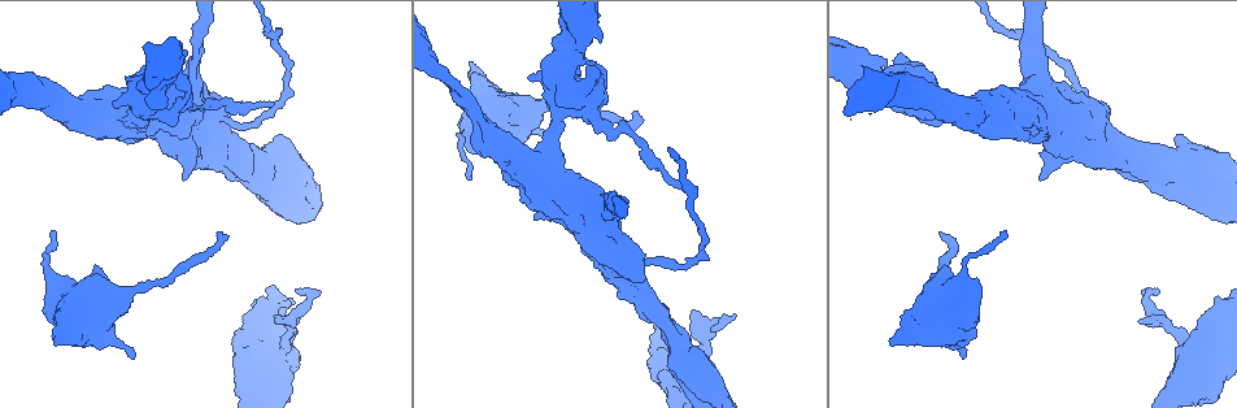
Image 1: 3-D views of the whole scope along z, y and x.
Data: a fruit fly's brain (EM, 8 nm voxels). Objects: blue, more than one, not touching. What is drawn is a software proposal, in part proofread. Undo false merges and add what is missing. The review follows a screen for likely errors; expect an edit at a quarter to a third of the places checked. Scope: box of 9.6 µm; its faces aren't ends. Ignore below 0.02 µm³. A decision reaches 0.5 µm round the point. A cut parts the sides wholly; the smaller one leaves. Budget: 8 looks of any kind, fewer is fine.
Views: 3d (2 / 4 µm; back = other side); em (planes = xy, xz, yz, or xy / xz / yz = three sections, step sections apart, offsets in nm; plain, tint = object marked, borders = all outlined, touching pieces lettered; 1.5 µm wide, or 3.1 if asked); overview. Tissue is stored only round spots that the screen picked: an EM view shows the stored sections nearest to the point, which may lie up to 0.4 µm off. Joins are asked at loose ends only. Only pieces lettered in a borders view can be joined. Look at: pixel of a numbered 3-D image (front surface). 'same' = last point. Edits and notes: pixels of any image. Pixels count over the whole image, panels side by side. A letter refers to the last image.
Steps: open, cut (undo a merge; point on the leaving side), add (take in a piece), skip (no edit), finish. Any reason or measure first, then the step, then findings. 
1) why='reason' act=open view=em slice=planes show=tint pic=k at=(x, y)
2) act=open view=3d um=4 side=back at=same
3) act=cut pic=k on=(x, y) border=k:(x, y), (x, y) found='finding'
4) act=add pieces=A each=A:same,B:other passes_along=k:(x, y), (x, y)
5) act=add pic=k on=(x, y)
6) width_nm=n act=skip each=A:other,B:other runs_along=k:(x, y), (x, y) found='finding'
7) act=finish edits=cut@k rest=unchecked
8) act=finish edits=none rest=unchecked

why='tapers out' act=open view=em slice=planes show=borders pic=1 at=(272, 105)

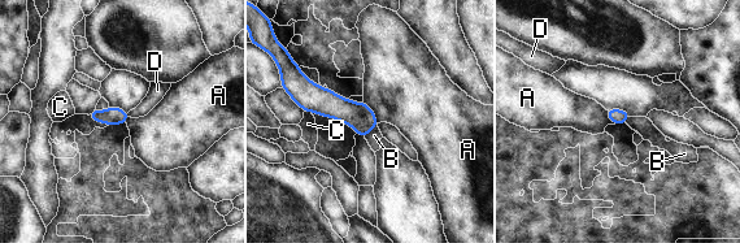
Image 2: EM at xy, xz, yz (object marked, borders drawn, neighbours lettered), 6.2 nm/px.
width_nm=100 longest_contact=A:170nm act=skip each=A:other,B:other,C:other,D:other found='no lettered piece goes on from it'

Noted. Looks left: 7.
why='end of a long branch' act=open view=3d um=2 pic=1 at=(220, 233)

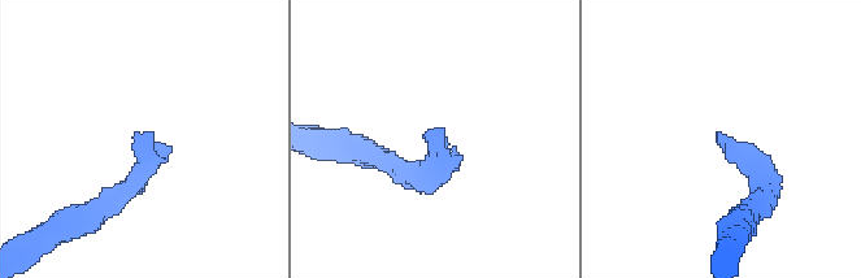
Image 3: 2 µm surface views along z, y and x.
why='shape alone is not enough' act=open view=em slice=xz step=4 show=tint pic=3 at=(138, 131)

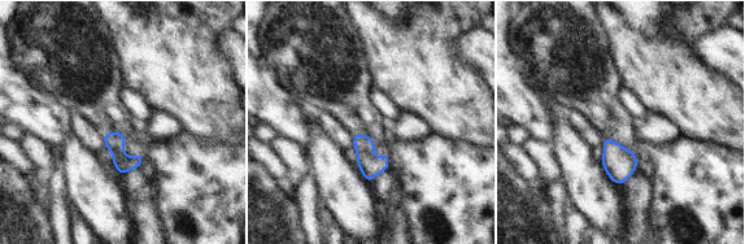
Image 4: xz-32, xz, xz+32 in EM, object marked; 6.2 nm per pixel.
why='another direction' act=open view=em slice=planes show=borders at=same

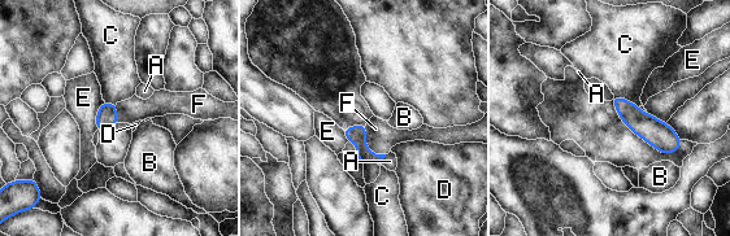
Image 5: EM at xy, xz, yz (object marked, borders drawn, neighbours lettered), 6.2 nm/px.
act=add pieces=F each=A:other,B:other,C:other,D:other,E:other,F:same passes_along=5:(357, 134), (365, 145), (381, 136) found='it goes on there'

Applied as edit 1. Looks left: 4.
act=finish edits=add@5 rest=unchecked

